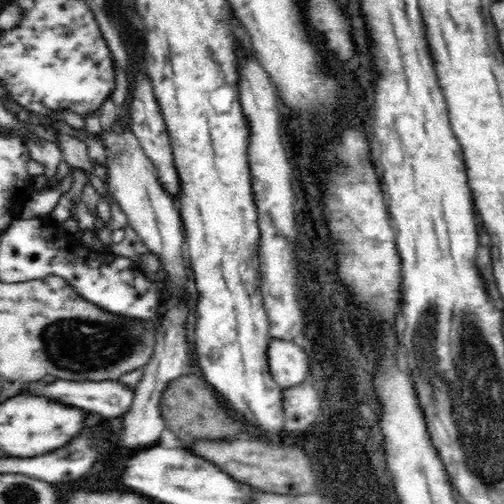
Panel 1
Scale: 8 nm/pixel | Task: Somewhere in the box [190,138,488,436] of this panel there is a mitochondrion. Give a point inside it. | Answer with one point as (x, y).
(429, 329)

